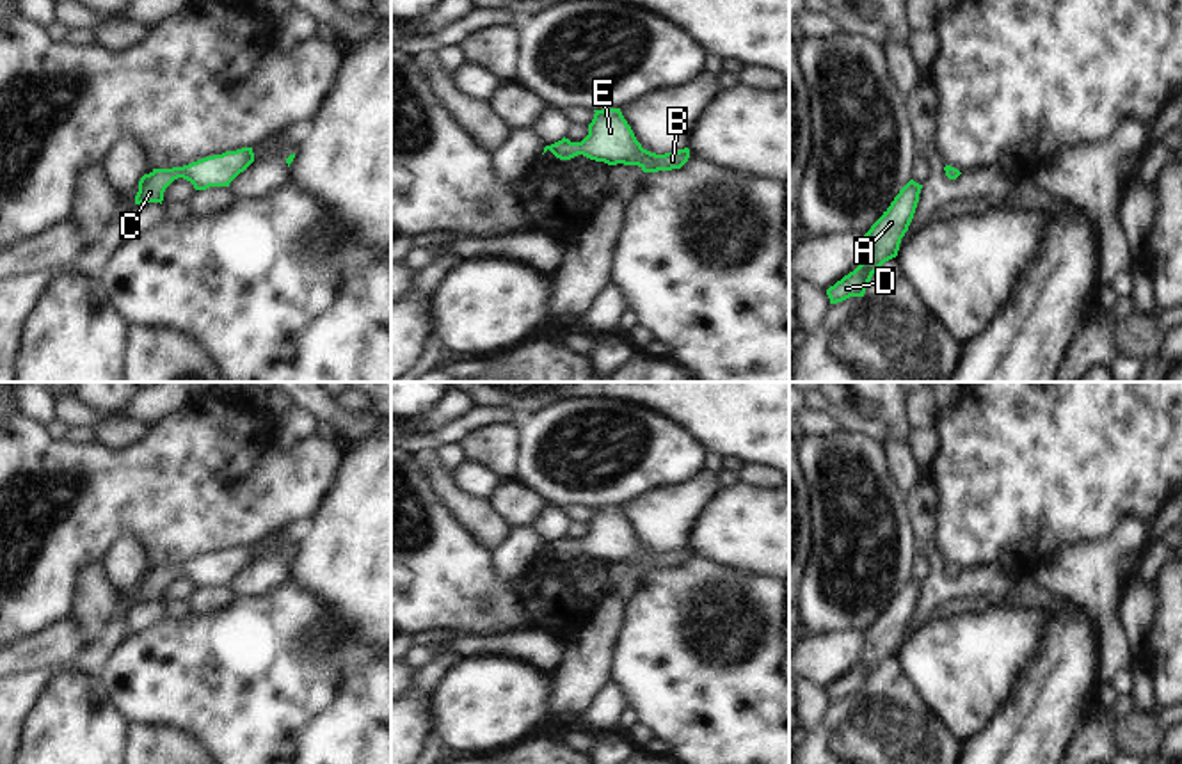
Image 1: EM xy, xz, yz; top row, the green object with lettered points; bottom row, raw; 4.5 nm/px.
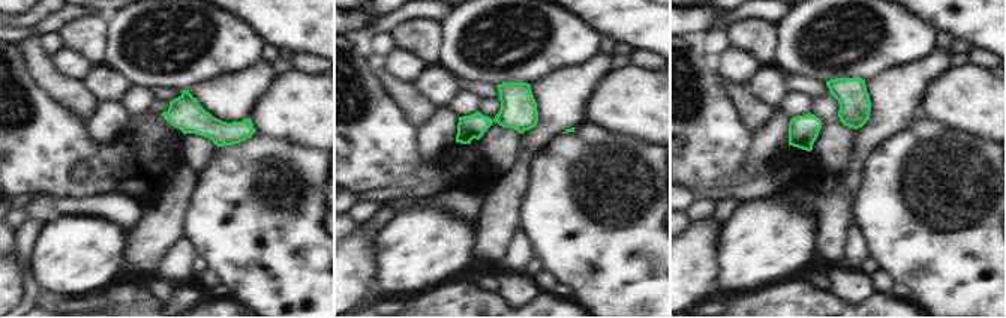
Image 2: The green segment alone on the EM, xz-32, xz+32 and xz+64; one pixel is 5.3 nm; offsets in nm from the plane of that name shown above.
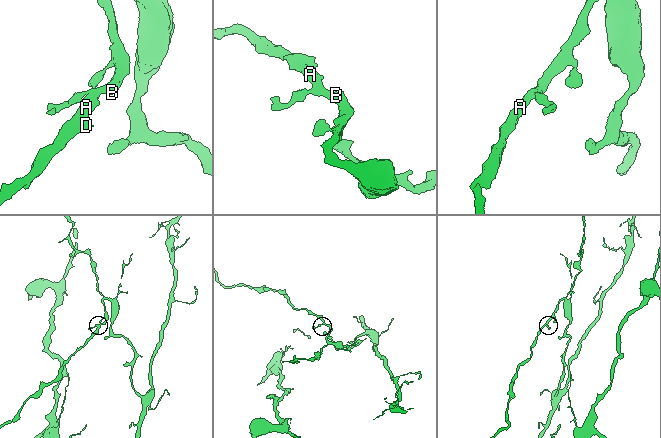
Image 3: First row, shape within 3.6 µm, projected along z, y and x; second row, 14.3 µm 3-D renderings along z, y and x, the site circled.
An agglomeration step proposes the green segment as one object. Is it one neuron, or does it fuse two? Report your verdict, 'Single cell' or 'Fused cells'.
Single cell.

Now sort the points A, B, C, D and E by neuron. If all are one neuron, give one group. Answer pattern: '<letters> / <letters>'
A B C D E

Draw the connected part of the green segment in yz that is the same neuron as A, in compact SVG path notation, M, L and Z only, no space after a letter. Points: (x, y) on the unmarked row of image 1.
M910 577L894 595L883 613L864 633L862 661L827 688L830 702L850 695L864 695L873 672L898 654L901 636L914 617L922 583Z

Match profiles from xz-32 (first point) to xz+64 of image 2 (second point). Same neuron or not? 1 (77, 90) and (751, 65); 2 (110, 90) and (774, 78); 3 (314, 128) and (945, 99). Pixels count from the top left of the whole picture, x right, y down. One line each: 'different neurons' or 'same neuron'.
1: different neurons
2: same neuron
3: same neuron

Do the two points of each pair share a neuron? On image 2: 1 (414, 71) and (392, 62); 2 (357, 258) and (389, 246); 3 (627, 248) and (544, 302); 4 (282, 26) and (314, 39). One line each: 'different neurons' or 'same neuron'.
1: same neuron
2: different neurons
3: different neurons
4: same neuron

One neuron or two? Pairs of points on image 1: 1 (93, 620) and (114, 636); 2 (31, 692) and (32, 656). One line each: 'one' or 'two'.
1: two
2: two

